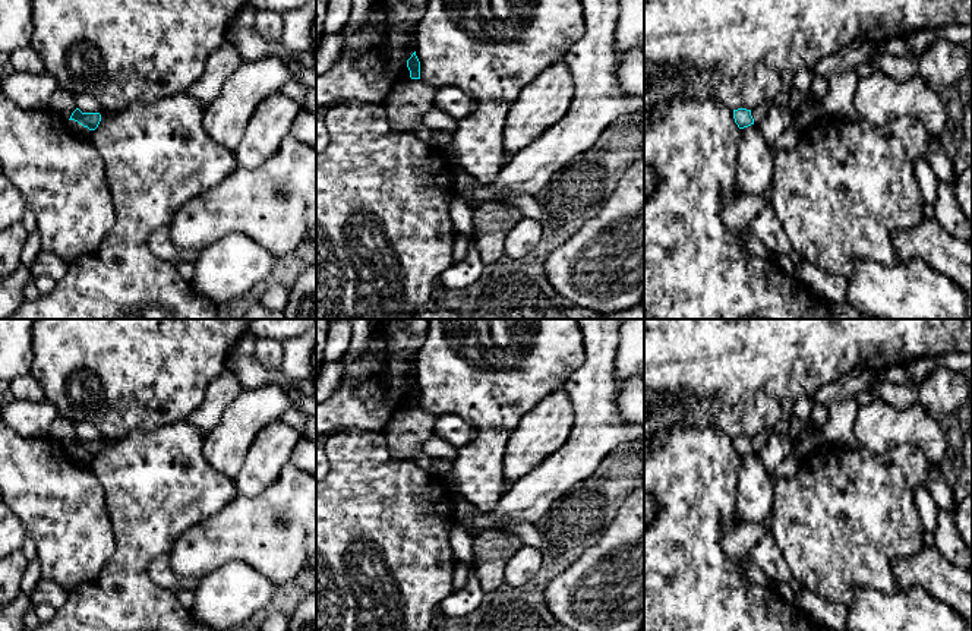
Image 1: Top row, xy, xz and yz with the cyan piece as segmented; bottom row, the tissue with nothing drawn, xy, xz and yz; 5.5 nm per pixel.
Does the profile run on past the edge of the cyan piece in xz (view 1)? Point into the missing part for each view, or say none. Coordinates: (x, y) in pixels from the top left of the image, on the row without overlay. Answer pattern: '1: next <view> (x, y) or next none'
1: next none

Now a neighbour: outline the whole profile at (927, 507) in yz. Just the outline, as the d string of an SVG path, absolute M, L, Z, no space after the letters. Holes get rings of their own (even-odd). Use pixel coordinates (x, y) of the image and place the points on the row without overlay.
M918 488L915 490L915 504L916 504L919 517L922 520L925 533L934 534L937 529L937 515L940 508L932 499L930 490L924 488Z

